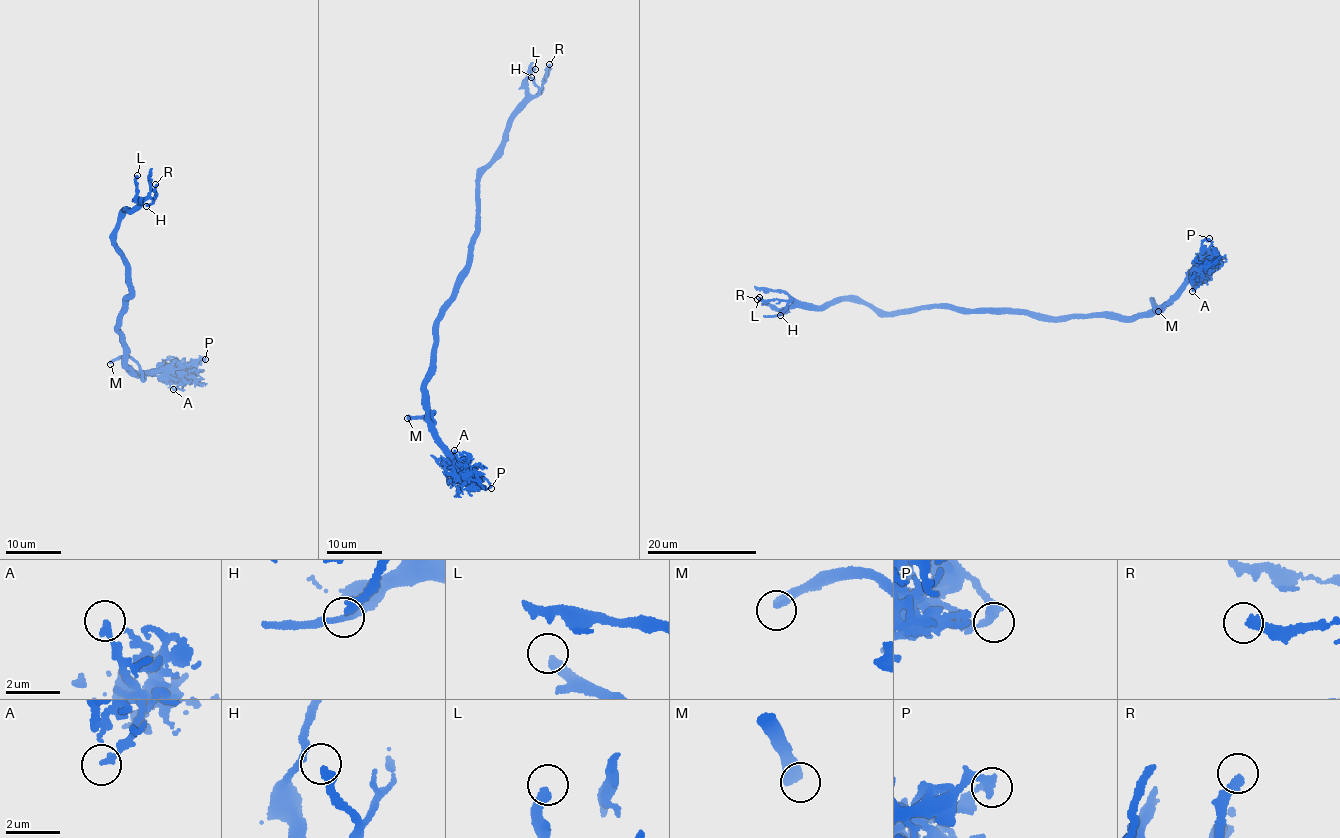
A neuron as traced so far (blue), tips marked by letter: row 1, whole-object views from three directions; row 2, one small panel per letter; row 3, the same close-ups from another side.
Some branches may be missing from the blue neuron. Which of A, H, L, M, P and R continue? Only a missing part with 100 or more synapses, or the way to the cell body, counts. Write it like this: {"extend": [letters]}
{"extend": ["M"]}

